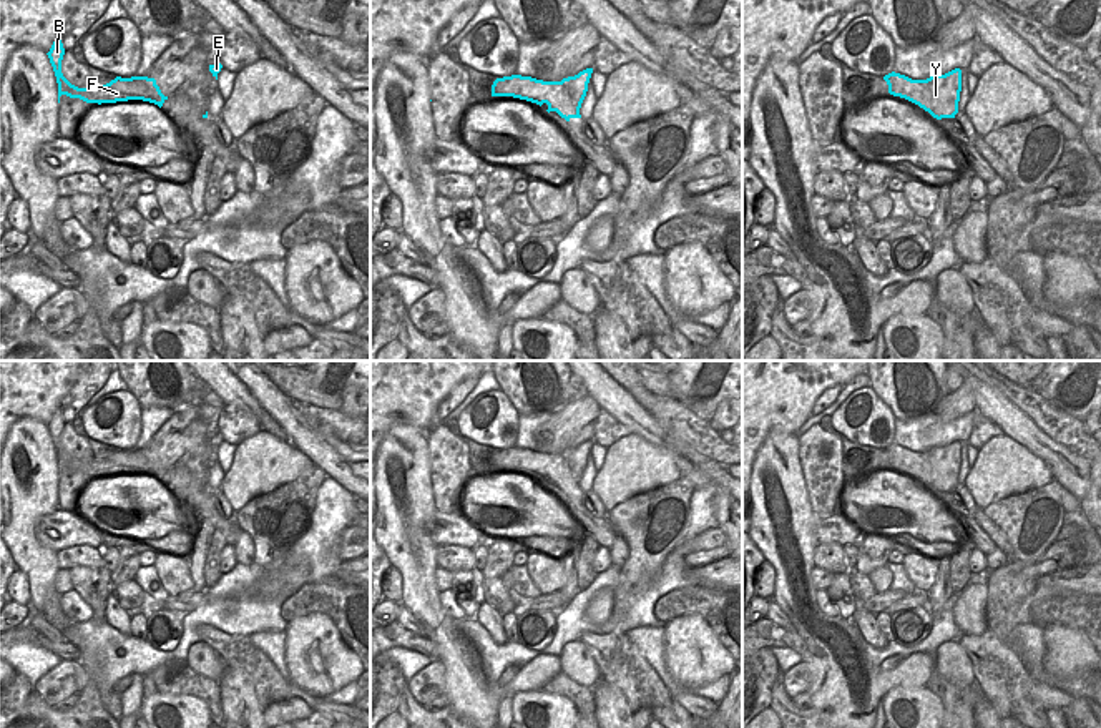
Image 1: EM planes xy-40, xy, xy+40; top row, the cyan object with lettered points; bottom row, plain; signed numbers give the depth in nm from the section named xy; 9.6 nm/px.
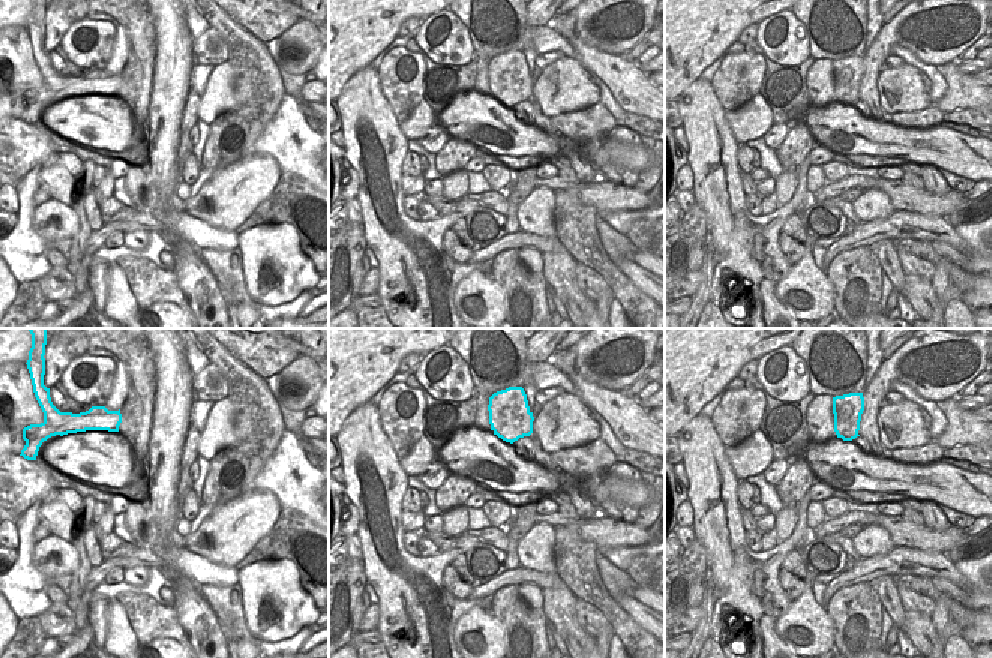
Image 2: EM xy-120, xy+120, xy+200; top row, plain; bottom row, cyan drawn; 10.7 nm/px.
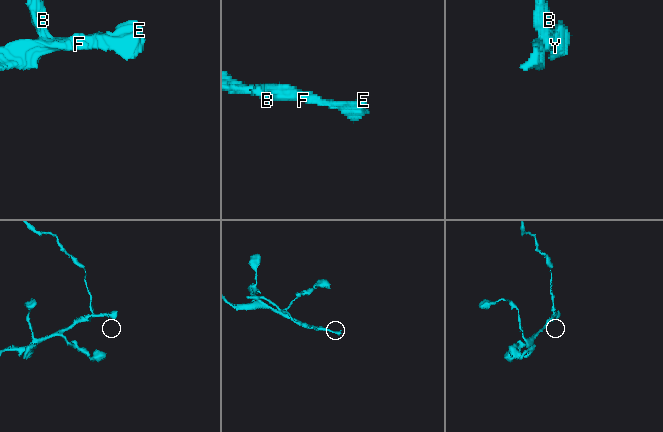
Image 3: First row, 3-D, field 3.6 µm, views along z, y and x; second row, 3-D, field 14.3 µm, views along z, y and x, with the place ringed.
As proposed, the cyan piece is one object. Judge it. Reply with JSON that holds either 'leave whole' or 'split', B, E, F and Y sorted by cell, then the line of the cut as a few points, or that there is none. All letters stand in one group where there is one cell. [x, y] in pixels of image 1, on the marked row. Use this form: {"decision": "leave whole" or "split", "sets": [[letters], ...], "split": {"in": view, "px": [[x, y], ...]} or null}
{"decision": "split", "sets": [["B", "F"], ["E", "Y"]], "split": {"in": "xy", "px": [[552, 82], [552, 87], [537, 103]]}}

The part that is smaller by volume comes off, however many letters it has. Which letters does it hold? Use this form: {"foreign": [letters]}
{"foreign": ["E", "Y"]}

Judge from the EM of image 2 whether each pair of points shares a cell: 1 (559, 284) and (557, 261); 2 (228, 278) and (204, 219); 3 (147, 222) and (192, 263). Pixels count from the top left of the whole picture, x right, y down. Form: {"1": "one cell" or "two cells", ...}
{"1": "one cell", "2": "two cells", "3": "two cells"}

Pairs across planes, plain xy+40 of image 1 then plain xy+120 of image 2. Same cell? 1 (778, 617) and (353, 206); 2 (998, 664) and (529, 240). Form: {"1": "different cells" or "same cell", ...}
{"1": "same cell", "2": "different cells"}

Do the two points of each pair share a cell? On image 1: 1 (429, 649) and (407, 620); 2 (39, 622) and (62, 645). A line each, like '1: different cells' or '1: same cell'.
1: same cell
2: same cell

